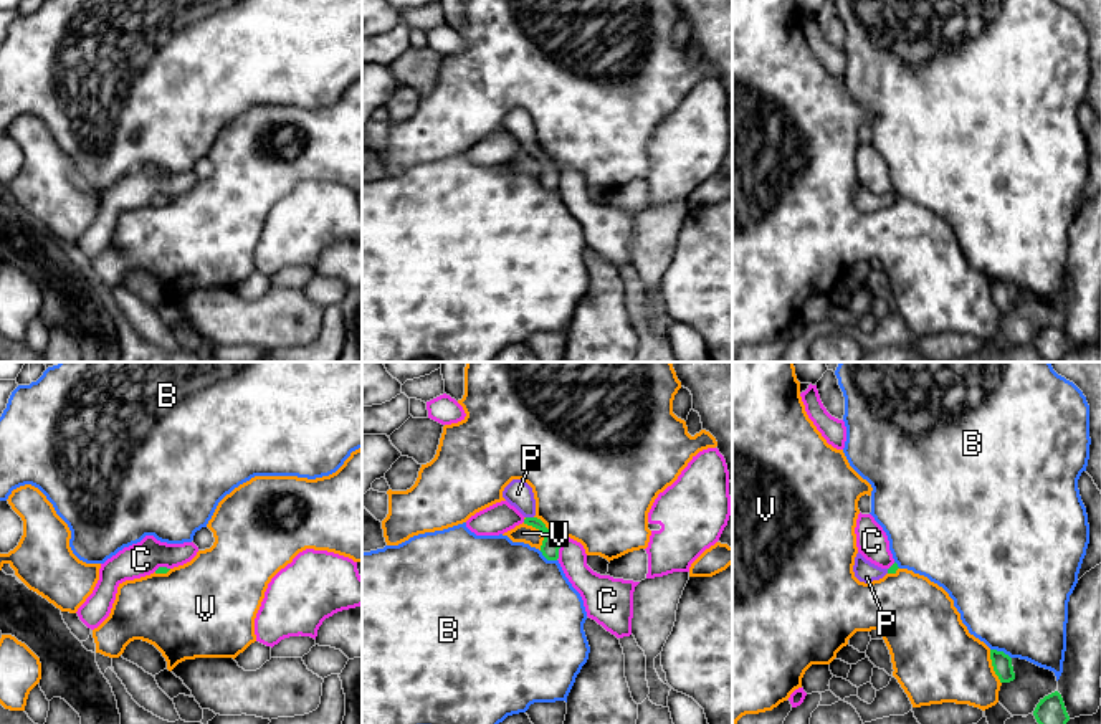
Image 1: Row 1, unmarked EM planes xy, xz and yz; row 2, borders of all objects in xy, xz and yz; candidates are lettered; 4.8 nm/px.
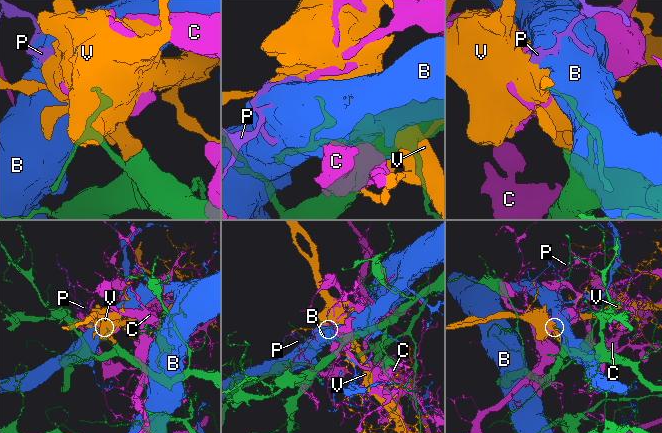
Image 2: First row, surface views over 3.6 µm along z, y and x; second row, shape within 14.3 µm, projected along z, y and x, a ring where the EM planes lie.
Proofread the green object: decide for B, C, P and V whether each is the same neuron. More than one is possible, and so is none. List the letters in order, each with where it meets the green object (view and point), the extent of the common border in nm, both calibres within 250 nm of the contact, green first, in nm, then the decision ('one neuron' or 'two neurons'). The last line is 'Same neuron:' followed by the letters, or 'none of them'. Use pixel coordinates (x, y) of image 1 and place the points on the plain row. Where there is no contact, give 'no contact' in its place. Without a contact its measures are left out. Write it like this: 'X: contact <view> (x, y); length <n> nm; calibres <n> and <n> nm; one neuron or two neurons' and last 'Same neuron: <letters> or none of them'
B: contact yz (1000, 281); length 120 nm; calibres 100 and 480 nm; two neurons
C: contact xz (557, 182); length 80 nm; calibres 90 and 150 nm; two neurons
P: contact xz (529, 147); length 40 nm; calibres 90 and 140 nm; one neuron
V: contact xz (541, 161); length 160 nm; calibres 90 and 90 nm; two neurons
Same neuron: P

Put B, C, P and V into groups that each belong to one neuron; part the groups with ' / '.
B / C / P / V

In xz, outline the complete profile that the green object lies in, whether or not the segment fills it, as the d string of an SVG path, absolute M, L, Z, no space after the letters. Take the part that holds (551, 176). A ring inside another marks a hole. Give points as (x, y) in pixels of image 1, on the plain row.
M512 109L503 121L503 127L526 149L524 154L539 159L544 165L541 182L547 190L559 188L560 174L546 154L536 147L536 129L532 117L524 109Z

